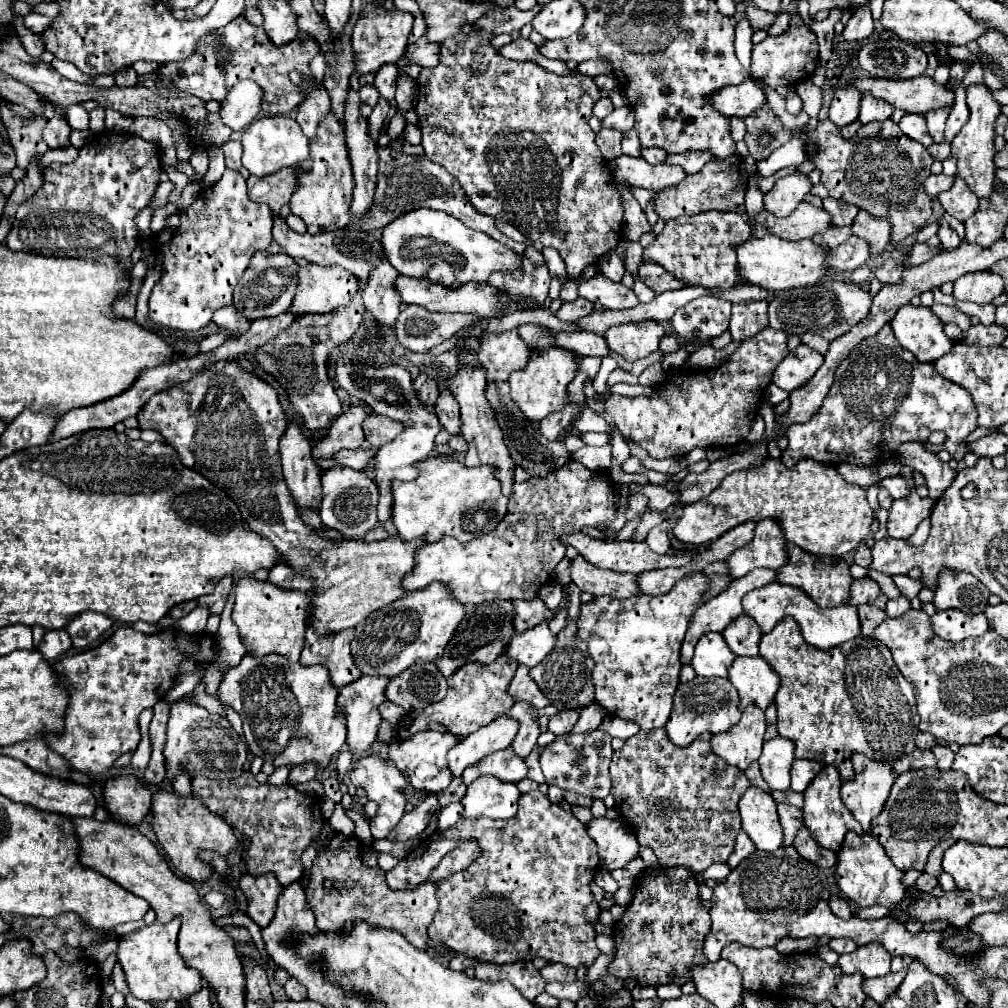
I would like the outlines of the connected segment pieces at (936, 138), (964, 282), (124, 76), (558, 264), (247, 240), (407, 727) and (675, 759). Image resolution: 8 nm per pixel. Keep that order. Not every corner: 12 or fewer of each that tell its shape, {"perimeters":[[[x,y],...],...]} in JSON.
{"perimeters":[[[947,110],[927,112],[927,132],[943,142]],[[973,272],[953,282],[953,296],[989,304],[1003,294],[1003,280]],[[123,68],[115,74],[115,82],[121,88],[137,84],[137,72]],[[543,248],[545,264],[561,284],[569,280],[567,268],[555,248]],[[225,170],[159,234],[149,318],[195,332],[233,304],[273,218]],[[499,656],[449,676],[447,696],[397,726],[399,740],[441,722],[469,736],[515,700],[517,664]],[[641,730],[611,794],[661,868],[725,862],[749,788],[705,732]]]}

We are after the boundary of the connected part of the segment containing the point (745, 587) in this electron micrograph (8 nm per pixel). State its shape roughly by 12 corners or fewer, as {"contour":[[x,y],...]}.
{"contour":[[759,568],[733,580],[693,612],[683,644],[723,632],[743,612],[743,596],[775,580]]}

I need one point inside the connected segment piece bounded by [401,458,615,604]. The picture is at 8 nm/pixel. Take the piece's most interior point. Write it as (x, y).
(513, 561)

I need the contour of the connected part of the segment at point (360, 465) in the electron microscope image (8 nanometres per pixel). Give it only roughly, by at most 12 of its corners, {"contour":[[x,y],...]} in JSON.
{"contour":[[341,450],[333,456],[339,466],[363,470],[371,458],[371,450]]}

